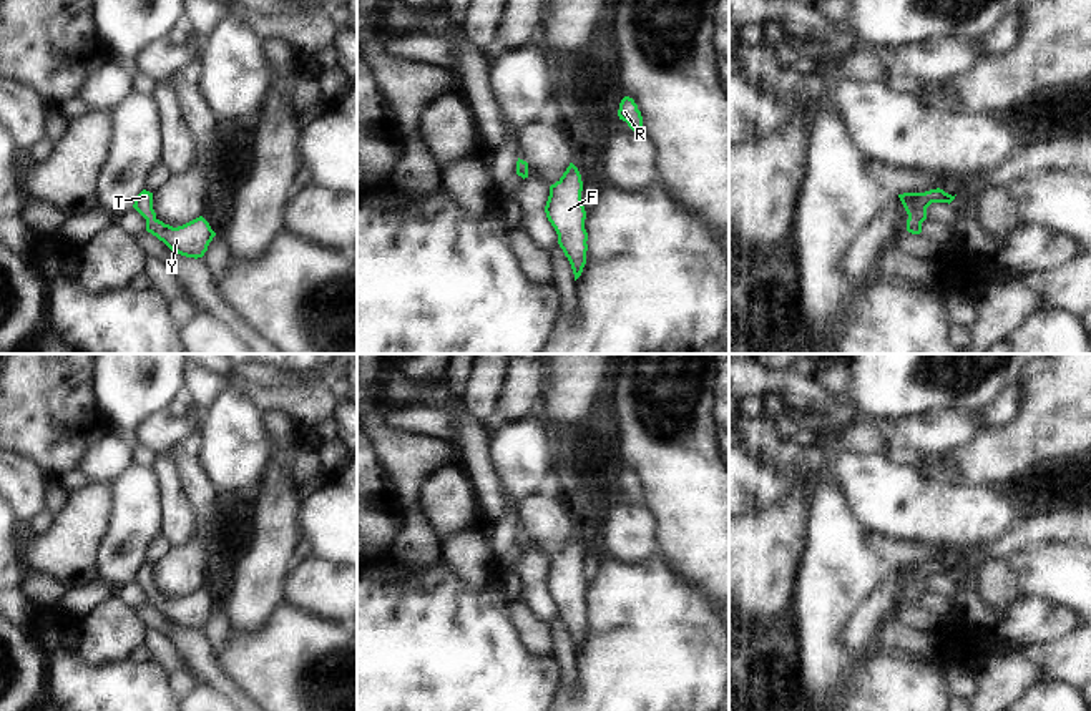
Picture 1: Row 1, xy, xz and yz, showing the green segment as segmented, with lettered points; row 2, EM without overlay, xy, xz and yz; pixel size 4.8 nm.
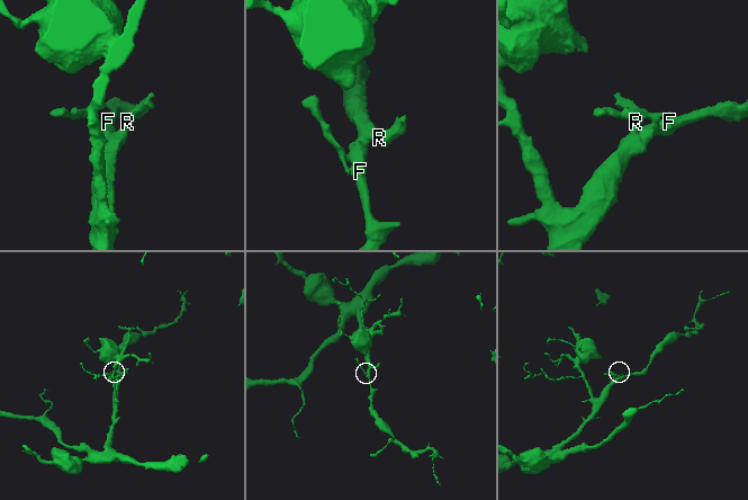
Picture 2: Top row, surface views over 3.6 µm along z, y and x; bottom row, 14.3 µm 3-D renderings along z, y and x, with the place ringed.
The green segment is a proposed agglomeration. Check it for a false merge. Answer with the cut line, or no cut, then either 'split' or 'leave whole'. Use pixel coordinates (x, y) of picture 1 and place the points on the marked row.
no cut; leave whole

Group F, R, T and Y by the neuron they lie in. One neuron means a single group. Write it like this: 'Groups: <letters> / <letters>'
Groups: F R T Y

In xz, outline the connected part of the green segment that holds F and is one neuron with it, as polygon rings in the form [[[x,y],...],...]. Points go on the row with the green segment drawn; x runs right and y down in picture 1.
[[[570,163],[563,176],[550,186],[545,213],[558,234],[558,244],[568,257],[575,281],[586,264],[588,233],[586,211],[581,203],[583,181],[578,168]]]

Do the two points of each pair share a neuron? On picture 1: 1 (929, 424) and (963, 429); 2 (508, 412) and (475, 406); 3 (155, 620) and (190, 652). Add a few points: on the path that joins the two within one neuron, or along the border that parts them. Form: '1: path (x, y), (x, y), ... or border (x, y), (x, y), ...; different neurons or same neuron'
1: path (937, 429), (955, 429); same neuron
2: border (508, 372), (495, 411), (482, 424); different neurons
3: path (163, 625), (183, 643); same neuron

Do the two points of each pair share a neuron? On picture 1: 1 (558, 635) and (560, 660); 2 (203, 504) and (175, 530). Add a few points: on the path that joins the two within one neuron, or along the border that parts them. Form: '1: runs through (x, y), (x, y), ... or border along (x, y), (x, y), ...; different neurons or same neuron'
1: runs through (560, 642), (560, 653); same neuron
2: border along (178, 475), (195, 512), (195, 534), (180, 547); different neurons

